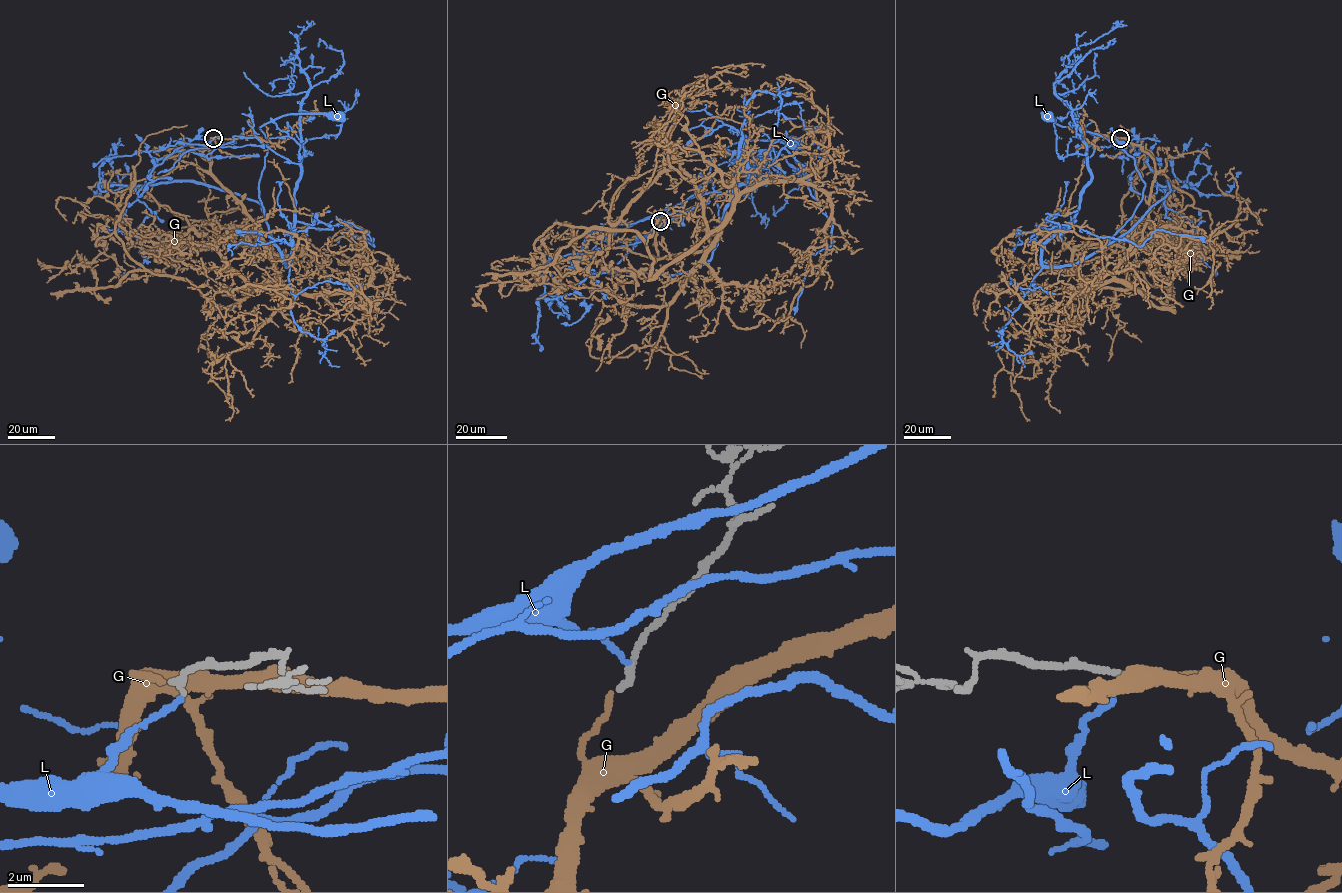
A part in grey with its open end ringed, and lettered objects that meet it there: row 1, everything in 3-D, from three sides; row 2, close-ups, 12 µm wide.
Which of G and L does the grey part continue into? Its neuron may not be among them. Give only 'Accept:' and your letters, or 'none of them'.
Accept: G

